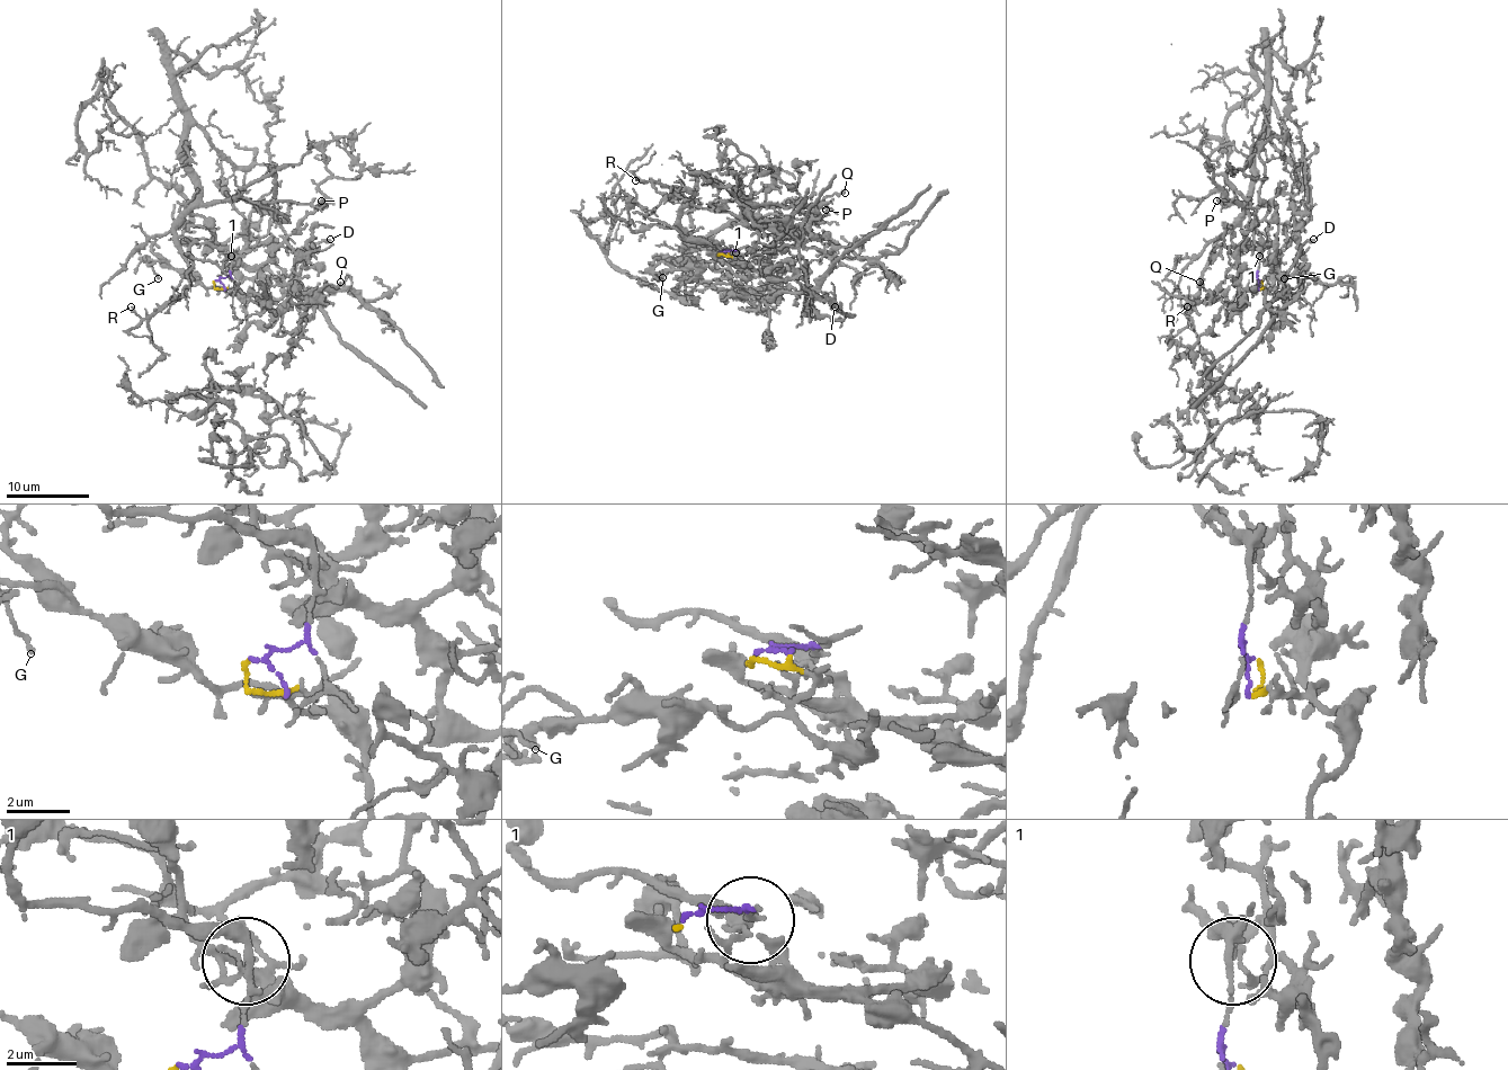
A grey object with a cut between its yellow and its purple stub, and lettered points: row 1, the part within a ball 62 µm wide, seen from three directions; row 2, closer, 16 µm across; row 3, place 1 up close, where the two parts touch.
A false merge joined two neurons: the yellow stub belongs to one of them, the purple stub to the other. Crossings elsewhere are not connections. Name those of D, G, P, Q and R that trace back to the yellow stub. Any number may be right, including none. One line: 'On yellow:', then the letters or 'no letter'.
On yellow: D, G, Q

